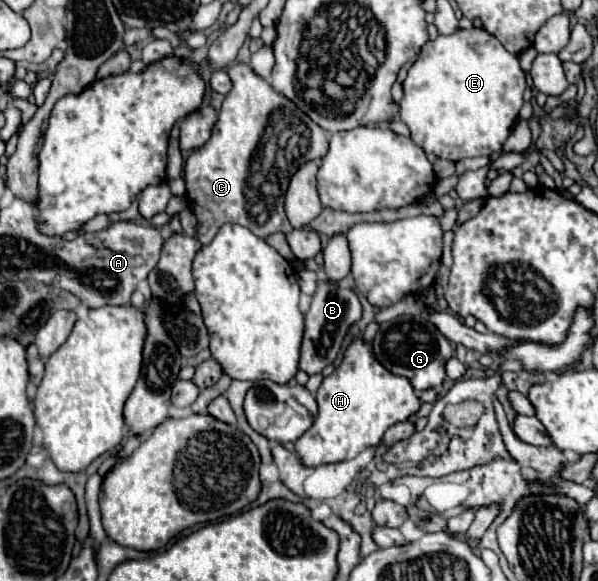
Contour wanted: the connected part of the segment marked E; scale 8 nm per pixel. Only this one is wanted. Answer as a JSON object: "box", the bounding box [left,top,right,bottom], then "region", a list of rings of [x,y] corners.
{"box":[400,28,526,160],"region":[[[484,28],[458,30],[458,34],[438,36],[434,42],[426,42],[420,50],[416,64],[410,68],[404,80],[404,98],[400,100],[400,120],[410,128],[410,138],[426,152],[446,160],[462,160],[472,156],[488,156],[500,150],[506,142],[514,120],[522,108],[522,92],[526,88],[524,72],[514,54],[510,54],[498,38]]]}

